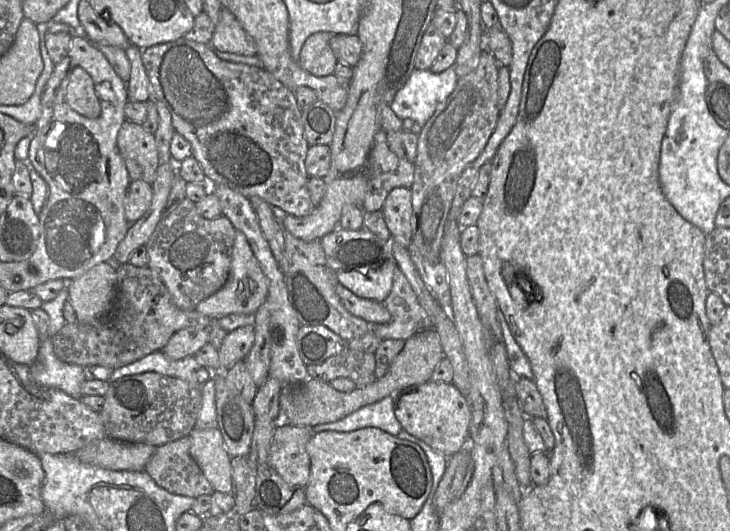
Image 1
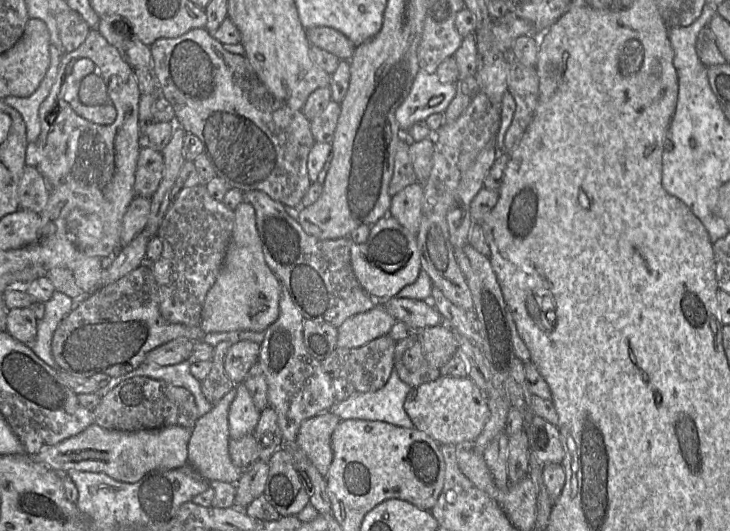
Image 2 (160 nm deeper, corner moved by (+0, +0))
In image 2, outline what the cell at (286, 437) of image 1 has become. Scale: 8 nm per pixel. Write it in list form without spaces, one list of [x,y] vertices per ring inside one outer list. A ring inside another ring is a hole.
[[[325,411],[304,420],[296,437],[296,444],[325,477],[333,459],[331,436],[341,421],[338,415]]]

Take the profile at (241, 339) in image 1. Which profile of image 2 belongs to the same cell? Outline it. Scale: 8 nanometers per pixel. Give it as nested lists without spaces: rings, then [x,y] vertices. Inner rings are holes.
[[[249,340],[234,343],[227,351],[224,369],[229,379],[237,385],[244,382],[250,368],[258,362],[260,345]]]

